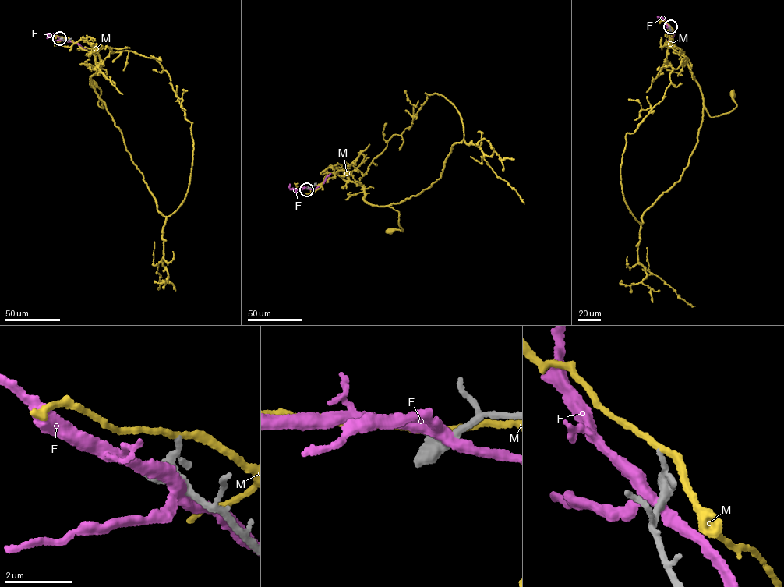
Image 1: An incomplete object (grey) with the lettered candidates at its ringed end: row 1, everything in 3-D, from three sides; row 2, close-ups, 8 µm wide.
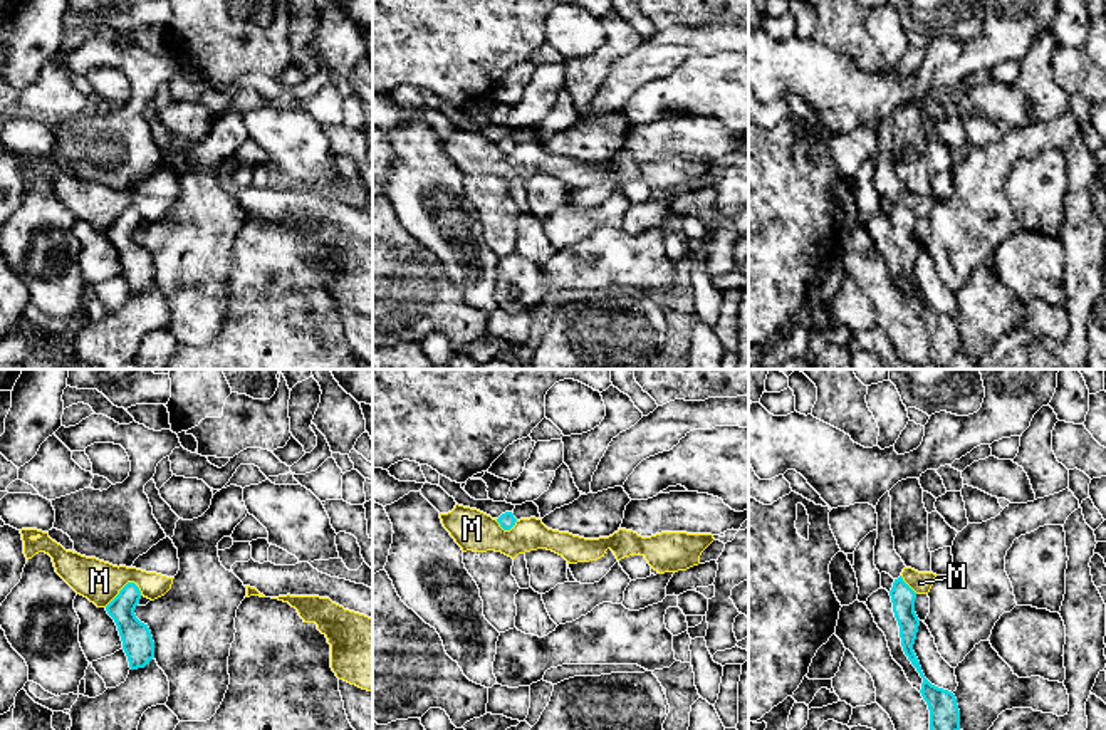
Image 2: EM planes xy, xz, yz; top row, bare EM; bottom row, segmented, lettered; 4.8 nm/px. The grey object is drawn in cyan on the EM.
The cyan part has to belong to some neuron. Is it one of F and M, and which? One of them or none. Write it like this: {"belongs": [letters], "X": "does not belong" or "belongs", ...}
{"belongs": [], "F": "does not belong", "M": "does not belong"}

